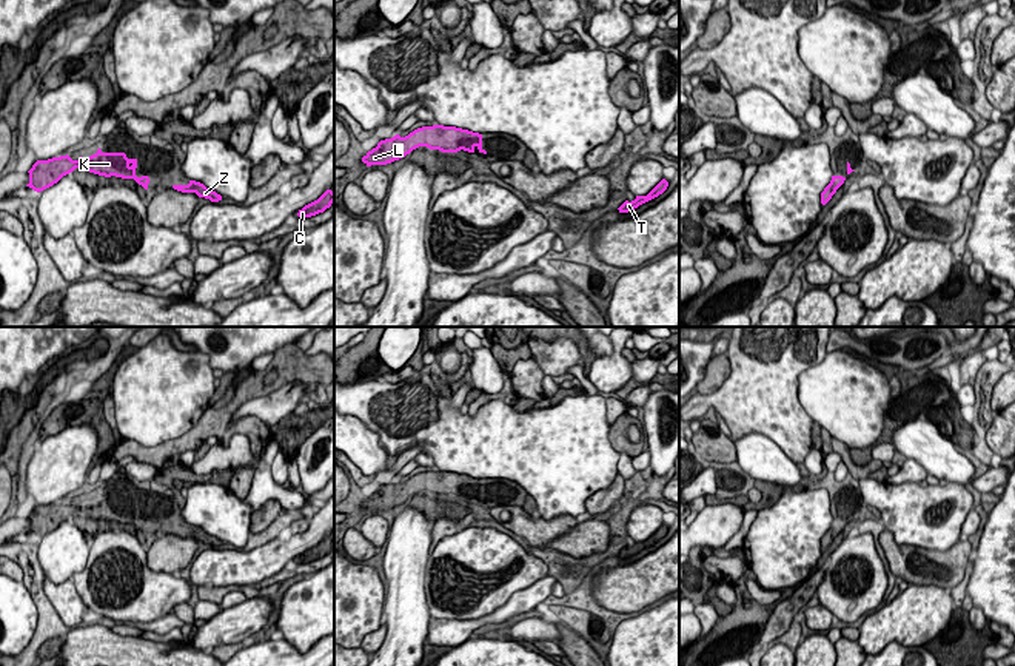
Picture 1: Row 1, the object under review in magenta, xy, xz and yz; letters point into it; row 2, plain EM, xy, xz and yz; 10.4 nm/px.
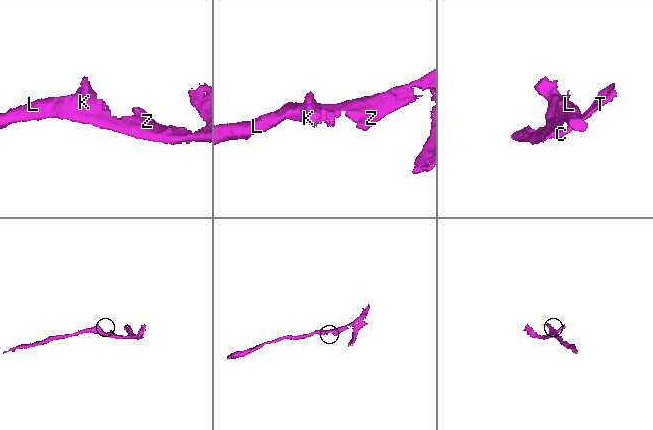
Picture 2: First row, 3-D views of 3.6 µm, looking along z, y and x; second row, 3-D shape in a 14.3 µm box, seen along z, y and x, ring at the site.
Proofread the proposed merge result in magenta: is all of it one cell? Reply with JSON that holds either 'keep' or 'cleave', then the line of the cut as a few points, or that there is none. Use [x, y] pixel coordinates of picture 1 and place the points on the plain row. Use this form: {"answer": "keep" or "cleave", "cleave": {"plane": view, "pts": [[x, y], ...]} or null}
{"answer": "keep", "cleave": null}

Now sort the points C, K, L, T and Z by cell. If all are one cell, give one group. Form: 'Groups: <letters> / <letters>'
Groups: C K L T Z

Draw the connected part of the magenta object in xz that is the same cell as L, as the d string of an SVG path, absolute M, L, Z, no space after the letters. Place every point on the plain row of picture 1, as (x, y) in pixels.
M433 470L417 473L405 483L396 479L391 484L380 486L376 493L362 503L362 507L367 512L387 510L405 503L419 492L442 498L457 498L461 495L474 498L477 493L479 498L487 500L482 493L482 479L456 472Z

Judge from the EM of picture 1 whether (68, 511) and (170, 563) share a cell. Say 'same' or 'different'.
different

